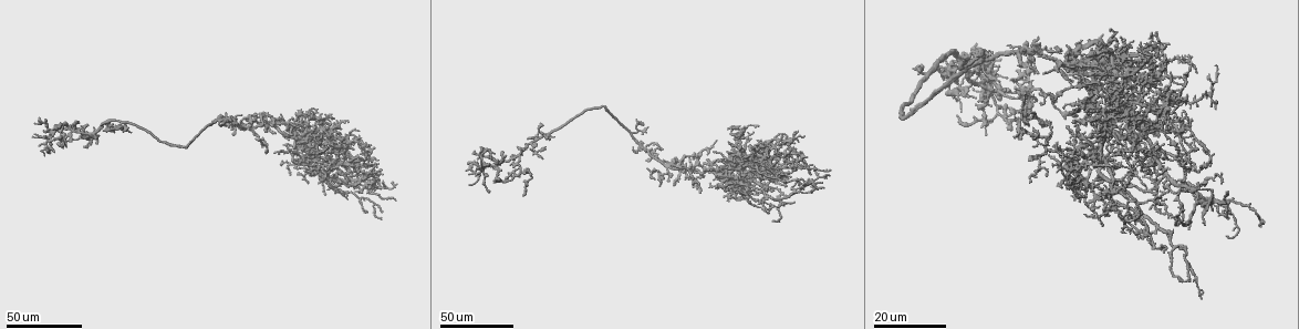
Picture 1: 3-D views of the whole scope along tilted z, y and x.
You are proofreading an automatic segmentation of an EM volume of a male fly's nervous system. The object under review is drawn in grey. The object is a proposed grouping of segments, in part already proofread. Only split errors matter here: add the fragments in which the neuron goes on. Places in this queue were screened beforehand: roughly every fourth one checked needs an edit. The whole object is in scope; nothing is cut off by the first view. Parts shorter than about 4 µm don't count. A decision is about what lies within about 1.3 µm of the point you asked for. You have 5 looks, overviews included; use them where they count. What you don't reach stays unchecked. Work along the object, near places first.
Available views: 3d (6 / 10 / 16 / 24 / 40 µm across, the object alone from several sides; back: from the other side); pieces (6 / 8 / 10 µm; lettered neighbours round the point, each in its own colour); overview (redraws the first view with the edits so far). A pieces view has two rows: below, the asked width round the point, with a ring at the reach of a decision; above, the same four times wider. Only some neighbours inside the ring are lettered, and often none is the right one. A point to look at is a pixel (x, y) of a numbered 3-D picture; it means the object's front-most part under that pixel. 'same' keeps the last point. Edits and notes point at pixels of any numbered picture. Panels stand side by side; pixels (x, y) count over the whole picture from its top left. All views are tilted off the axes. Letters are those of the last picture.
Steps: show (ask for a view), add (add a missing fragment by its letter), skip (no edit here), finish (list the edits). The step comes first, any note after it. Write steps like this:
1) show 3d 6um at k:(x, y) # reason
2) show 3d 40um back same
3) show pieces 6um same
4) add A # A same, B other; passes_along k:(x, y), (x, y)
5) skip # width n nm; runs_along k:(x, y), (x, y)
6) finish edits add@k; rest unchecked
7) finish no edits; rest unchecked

show 3d 40um at 1:(969, 54) # free end

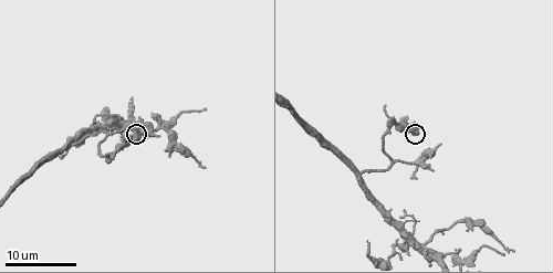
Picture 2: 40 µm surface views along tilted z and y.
show 3d 10um at 2:(419, 133)

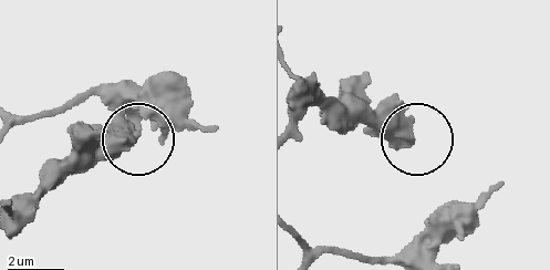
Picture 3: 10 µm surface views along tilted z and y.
show pieces 8um at 3:(410, 140)

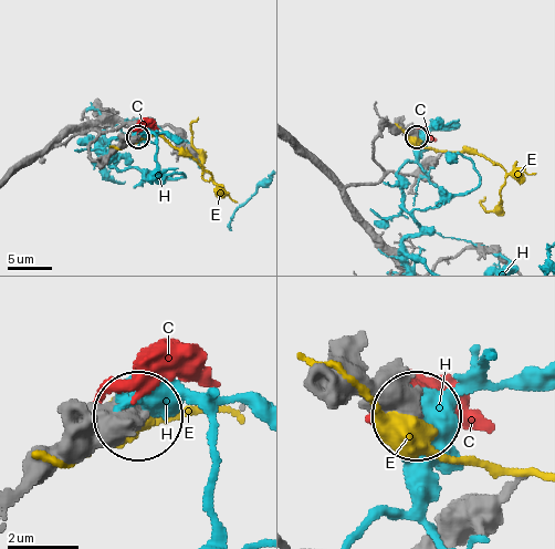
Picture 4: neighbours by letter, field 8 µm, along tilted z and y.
skip # width 580 nm; C other, E other, H other; runs_along 4:(346, 379), (395, 390), (414, 411); no lettered fragment goes on from it

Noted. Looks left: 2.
show 3d 24um at 1:(711, 187)

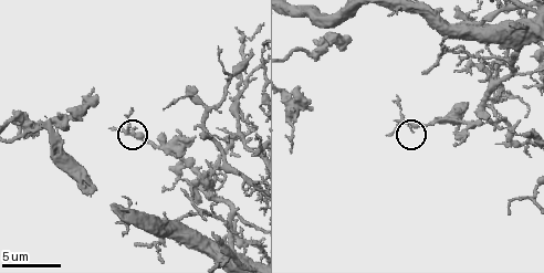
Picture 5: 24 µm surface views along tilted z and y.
show pieces 6um at 5:(114, 128) # see the neighbours

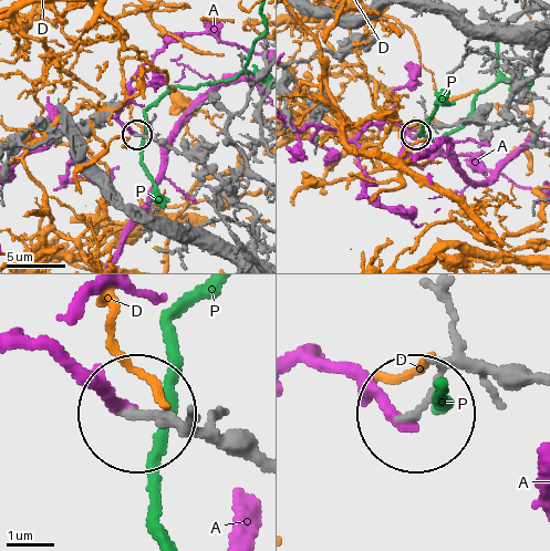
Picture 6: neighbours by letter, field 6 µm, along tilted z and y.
skip # width 160 nm; A other, D other, P other; runs_along 6:(253, 466), (146, 415); none of them fits

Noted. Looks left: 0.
finish no edits; rest unchecked

